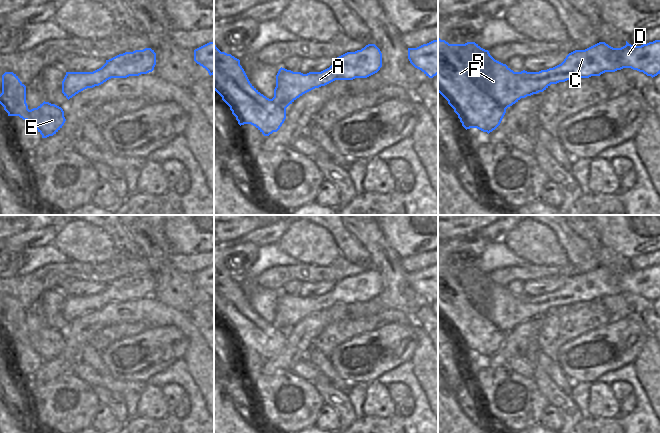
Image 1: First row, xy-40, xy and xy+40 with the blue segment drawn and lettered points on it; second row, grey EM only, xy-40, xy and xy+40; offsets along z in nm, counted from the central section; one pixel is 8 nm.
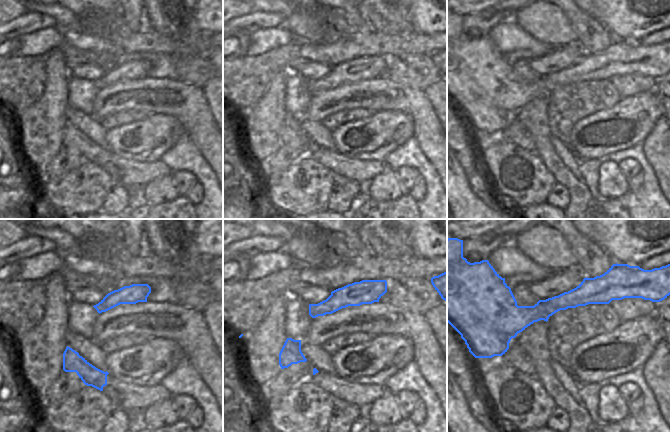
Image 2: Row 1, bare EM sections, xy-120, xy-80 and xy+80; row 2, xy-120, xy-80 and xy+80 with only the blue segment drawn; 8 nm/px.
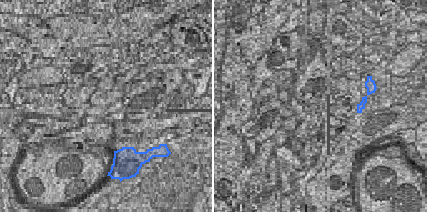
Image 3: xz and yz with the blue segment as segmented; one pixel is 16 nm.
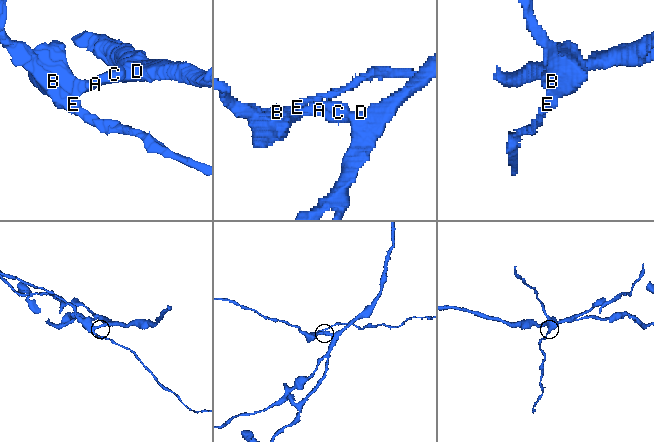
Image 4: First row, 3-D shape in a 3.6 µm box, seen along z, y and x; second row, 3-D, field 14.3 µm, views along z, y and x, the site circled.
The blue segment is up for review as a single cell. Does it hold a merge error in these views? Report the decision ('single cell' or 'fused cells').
fused cells

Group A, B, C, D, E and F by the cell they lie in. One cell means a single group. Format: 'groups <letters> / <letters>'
groups A C D / B E F

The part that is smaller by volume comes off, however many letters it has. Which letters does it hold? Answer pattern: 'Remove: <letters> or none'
Remove: B, E, F

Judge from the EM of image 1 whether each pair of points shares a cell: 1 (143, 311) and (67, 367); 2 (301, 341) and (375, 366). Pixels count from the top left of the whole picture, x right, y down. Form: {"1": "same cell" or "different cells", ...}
{"1": "same cell", "2": "different cells"}

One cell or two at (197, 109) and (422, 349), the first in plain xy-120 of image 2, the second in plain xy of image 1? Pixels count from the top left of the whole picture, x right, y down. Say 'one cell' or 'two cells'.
one cell

